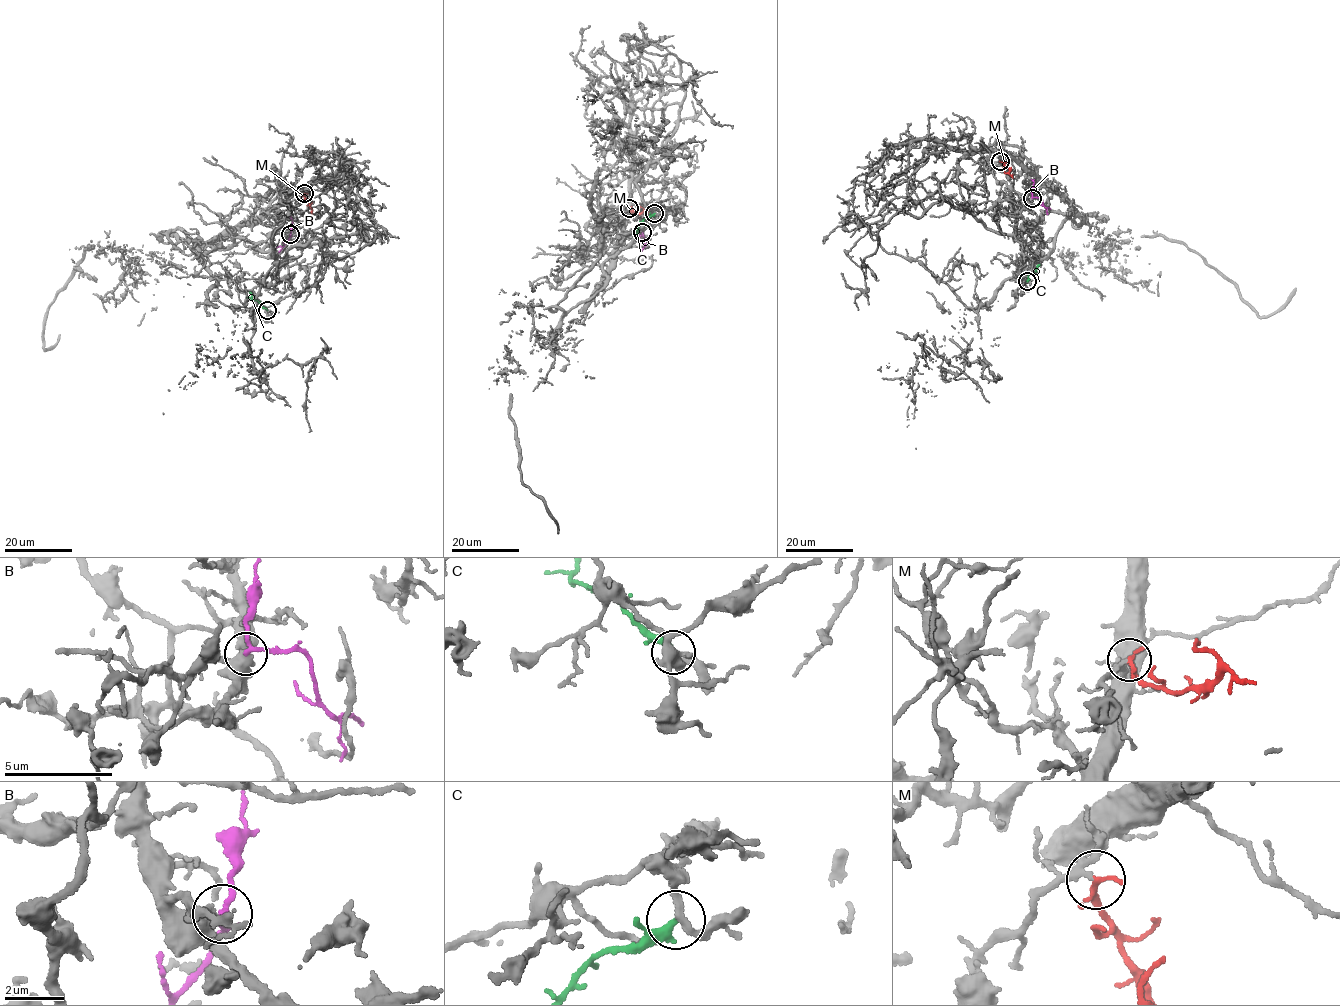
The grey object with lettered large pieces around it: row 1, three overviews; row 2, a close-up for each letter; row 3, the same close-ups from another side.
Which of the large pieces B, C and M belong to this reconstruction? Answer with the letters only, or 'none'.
M

